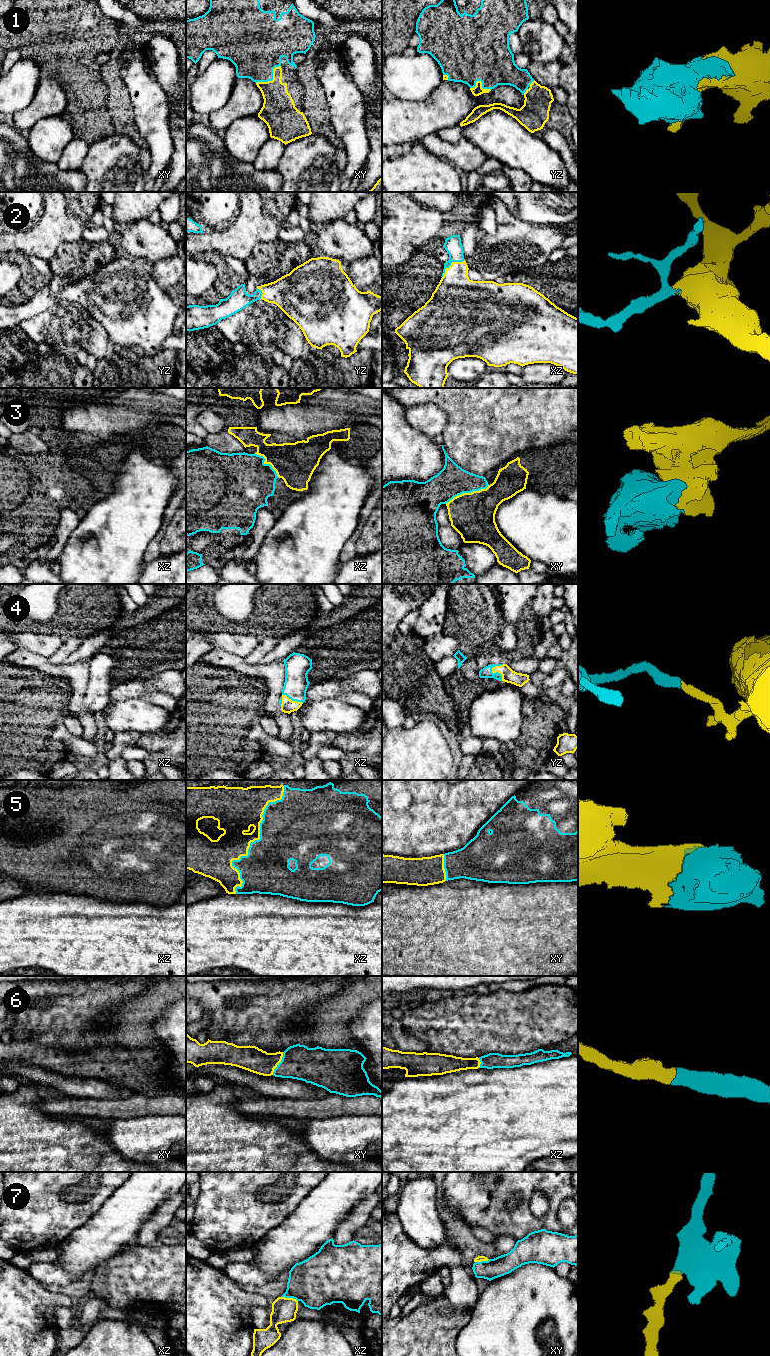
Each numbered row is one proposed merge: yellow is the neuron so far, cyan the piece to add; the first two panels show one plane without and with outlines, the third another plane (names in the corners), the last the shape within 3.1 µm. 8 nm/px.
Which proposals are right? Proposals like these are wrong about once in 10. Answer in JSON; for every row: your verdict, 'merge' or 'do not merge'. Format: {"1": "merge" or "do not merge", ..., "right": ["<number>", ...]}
{"1": "merge", "2": "merge", "3": "merge", "4": "merge", "5": "merge", "6": "merge", "7": "merge", "right": ["1", "2", "3", "4", "5", "6", "7"]}

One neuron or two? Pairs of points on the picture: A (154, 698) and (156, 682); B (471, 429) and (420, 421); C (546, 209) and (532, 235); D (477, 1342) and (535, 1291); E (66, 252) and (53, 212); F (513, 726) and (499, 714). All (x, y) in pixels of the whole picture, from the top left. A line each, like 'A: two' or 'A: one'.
A: two
B: two
C: two
D: one
E: two
F: one

